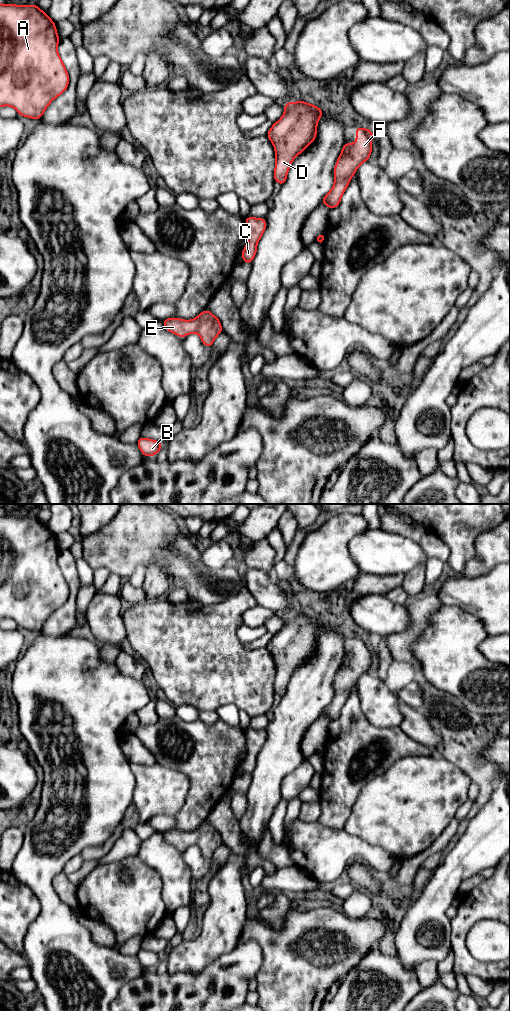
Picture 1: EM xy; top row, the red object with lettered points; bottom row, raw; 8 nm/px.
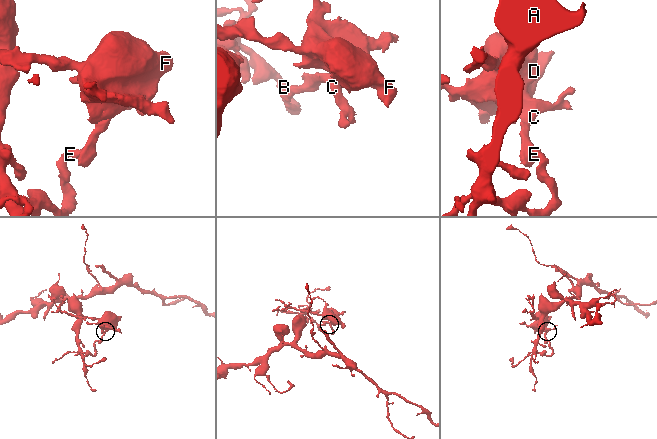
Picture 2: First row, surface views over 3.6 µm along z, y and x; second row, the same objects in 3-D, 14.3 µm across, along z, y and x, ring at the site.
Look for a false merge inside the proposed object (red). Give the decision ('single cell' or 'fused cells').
single cell

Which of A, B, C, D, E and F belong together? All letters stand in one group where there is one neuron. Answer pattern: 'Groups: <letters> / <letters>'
Groups: A B C D E F

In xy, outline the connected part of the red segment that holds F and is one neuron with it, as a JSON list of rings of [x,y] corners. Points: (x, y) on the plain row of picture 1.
[[[356,639],[356,655],[344,655],[343,661],[334,679],[334,697],[325,707],[321,716],[328,718],[329,722],[336,720],[355,687],[357,680],[368,673],[372,664],[373,644],[370,641]]]

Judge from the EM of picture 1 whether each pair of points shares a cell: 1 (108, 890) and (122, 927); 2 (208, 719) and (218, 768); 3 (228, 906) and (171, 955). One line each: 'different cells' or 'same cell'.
1: same cell
2: different cells
3: same cell

